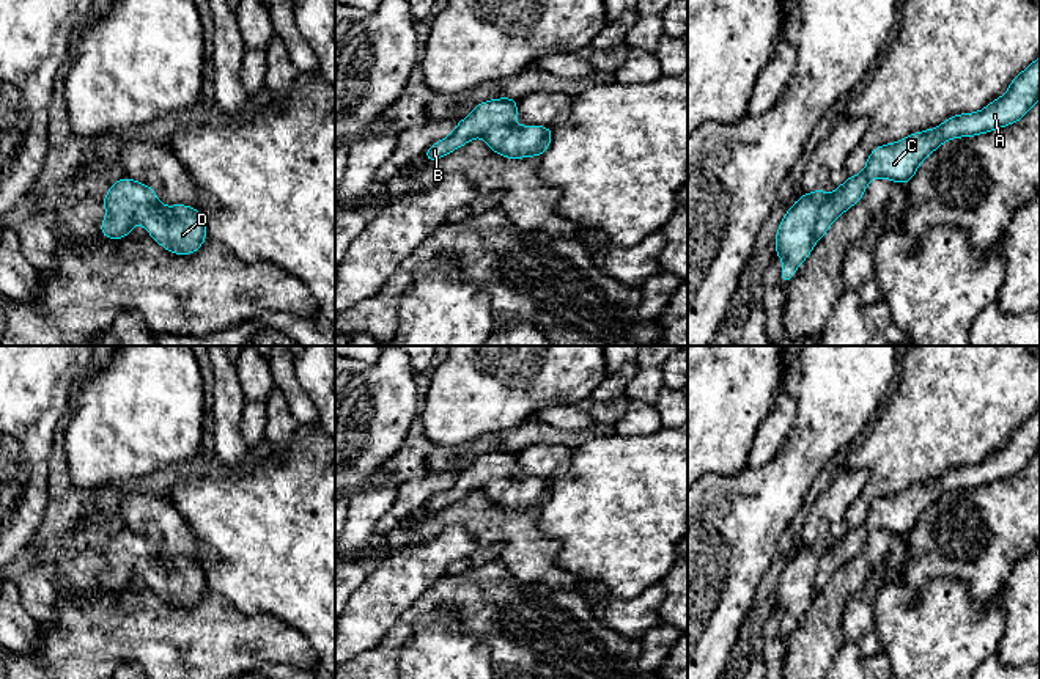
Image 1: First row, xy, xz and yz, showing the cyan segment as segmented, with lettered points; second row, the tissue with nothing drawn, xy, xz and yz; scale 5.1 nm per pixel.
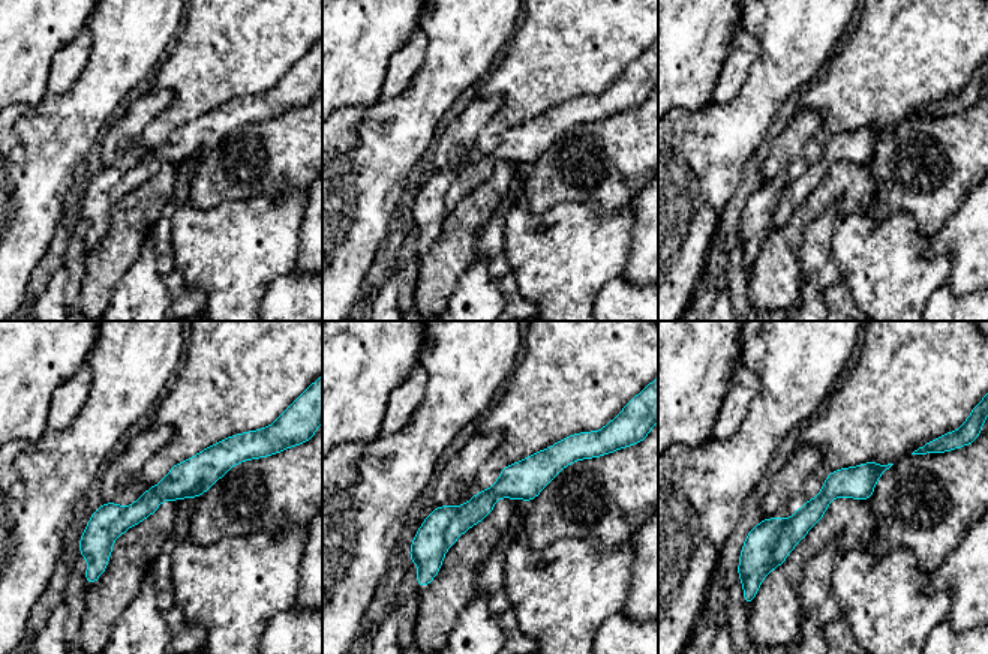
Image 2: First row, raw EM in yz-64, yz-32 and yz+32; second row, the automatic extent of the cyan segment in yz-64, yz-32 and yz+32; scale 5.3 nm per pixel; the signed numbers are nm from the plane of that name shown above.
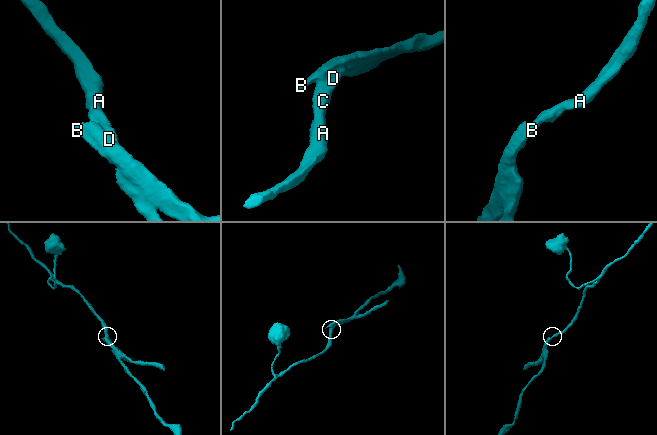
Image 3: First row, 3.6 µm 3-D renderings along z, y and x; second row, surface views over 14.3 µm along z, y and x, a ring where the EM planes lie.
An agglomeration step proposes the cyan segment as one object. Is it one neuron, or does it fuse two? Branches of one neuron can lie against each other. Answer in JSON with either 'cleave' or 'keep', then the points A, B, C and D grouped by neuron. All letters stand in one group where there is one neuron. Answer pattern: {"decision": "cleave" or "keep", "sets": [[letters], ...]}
{"decision": "cleave", "sets": [["A", "C", "D"], ["B"]]}

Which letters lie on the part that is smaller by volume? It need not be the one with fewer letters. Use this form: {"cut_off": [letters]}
{"cut_off": ["B"]}

